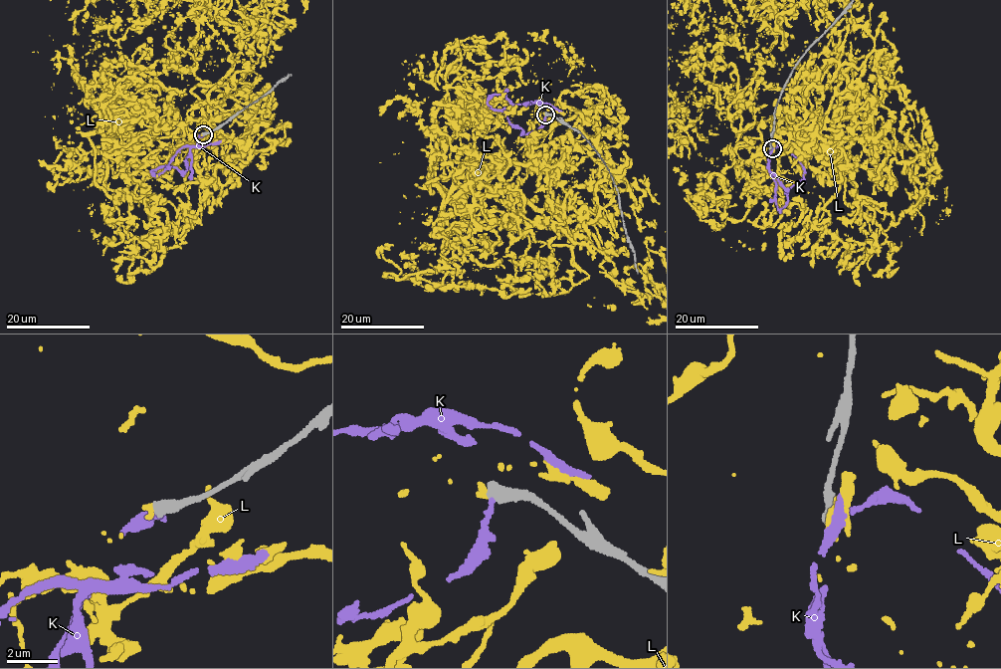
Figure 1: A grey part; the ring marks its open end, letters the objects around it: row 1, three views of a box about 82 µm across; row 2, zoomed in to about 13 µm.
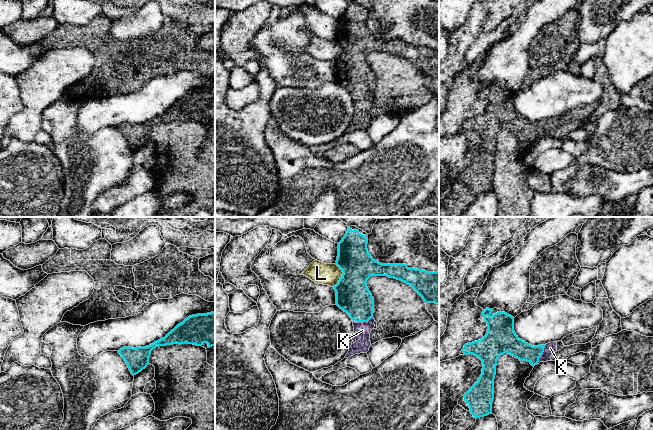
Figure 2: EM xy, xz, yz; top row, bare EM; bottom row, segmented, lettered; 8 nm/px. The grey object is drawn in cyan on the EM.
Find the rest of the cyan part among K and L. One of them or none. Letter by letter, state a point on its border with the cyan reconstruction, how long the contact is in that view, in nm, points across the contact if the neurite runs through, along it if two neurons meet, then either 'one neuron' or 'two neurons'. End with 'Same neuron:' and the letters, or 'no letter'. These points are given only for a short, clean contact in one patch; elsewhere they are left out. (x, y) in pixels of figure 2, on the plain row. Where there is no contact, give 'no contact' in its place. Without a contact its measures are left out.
K: xz (362, 97) | 170 nm | across xz (352, 70), (359, 80), (362, 97), (362, 106) | one neuron
L: xz (342, 51) | 190 nm | along xz (336, 40), (342, 48), (342, 52), (333, 62) | two neurons
Same neuron: K

